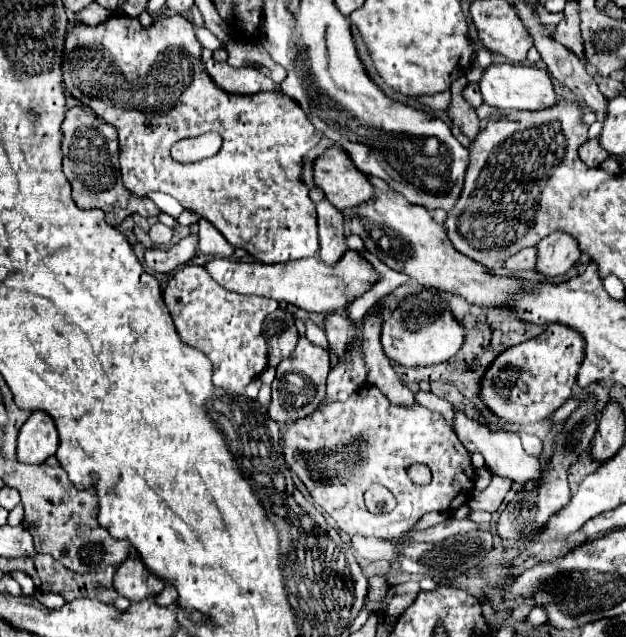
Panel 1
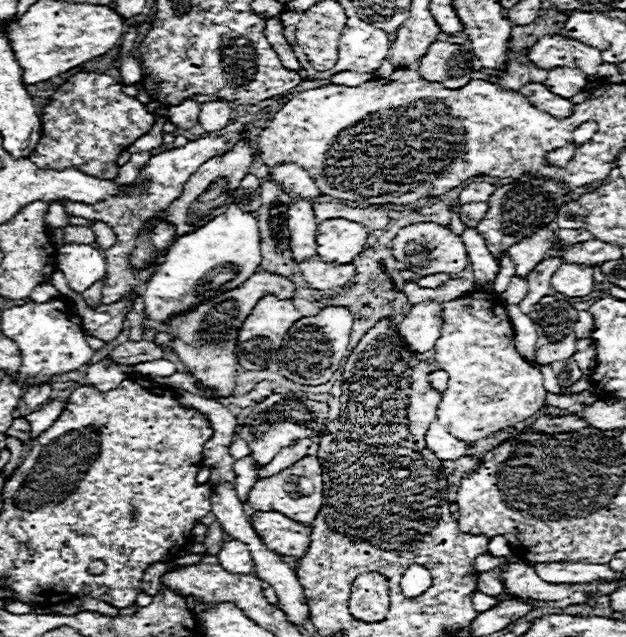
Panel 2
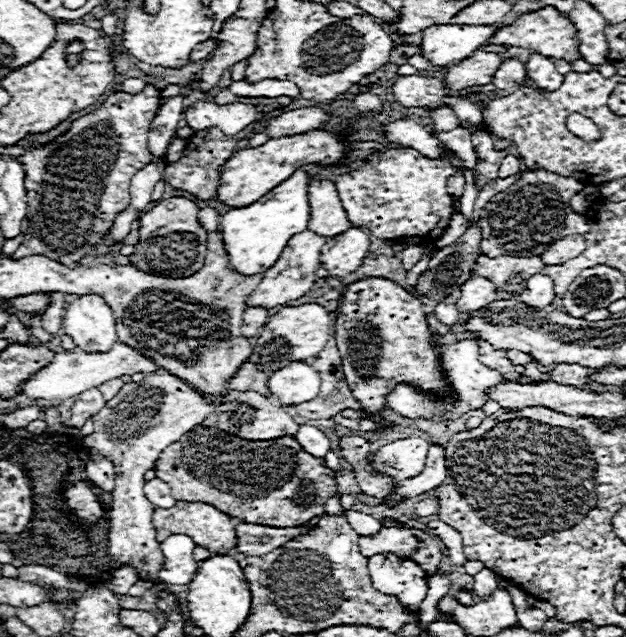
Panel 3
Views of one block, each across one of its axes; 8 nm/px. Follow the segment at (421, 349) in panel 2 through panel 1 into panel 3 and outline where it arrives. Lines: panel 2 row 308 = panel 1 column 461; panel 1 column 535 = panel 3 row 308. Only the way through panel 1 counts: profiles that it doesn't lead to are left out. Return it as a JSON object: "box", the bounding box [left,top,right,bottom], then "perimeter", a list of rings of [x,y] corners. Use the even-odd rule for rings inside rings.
{"box":[456,276,496,312],"perimeter":[[[472,276],[462,286],[462,296],[456,300],[458,312],[476,312],[496,300],[496,288],[482,276]]]}

